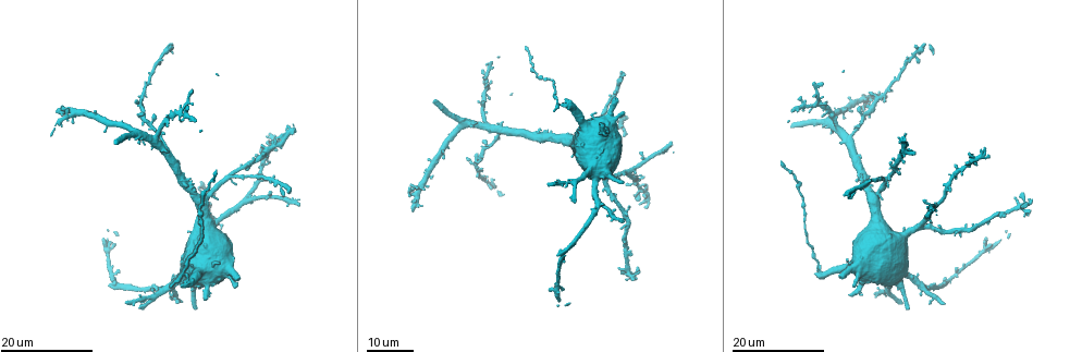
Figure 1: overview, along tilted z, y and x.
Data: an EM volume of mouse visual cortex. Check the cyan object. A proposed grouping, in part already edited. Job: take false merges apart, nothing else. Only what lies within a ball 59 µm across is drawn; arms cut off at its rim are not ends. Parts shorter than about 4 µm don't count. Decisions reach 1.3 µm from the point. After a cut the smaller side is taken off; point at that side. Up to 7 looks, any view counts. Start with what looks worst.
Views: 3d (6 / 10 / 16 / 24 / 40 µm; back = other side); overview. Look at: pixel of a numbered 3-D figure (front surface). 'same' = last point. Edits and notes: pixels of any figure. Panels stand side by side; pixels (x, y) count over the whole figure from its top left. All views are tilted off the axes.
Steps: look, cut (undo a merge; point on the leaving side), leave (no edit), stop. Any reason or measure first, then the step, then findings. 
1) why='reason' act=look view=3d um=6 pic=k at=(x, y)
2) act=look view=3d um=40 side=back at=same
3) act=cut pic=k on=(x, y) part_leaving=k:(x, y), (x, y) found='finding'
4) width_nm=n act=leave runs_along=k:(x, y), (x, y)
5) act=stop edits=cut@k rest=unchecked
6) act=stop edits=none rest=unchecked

act=look view=3d um=16 pic=1 at=(816, 101)

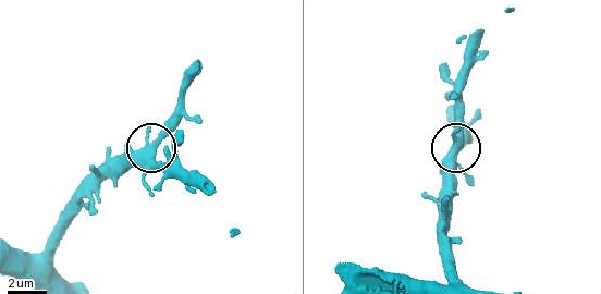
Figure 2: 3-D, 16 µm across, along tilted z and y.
act=look view=3d um=10 pic=2 at=(151, 148)

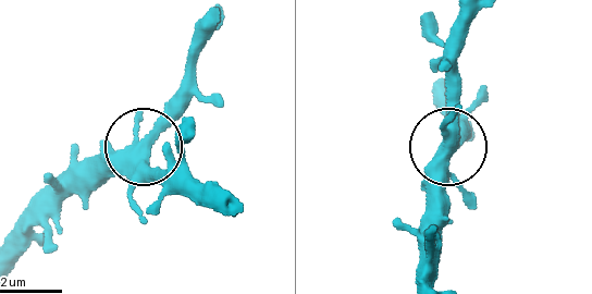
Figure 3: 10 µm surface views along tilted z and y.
act=leave found='all the same cell'

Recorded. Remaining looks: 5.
why='small branch off a trunk' act=look view=3d um=16 pic=1 at=(248, 197)

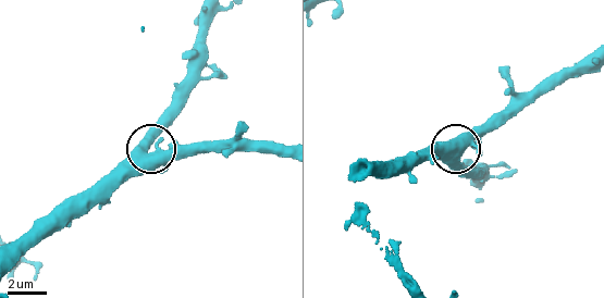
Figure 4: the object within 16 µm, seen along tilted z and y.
act=look view=3d um=10 pic=4 at=(145, 153)

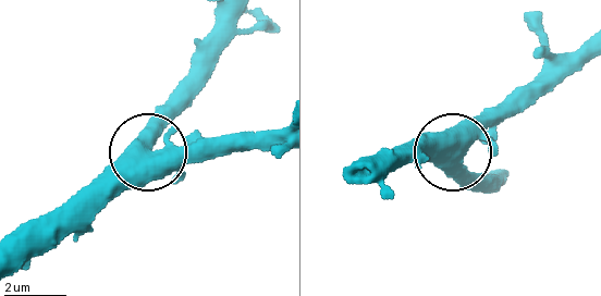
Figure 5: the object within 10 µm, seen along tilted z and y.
act=look view=3d um=10 side=back pic=5 at=(455, 159)

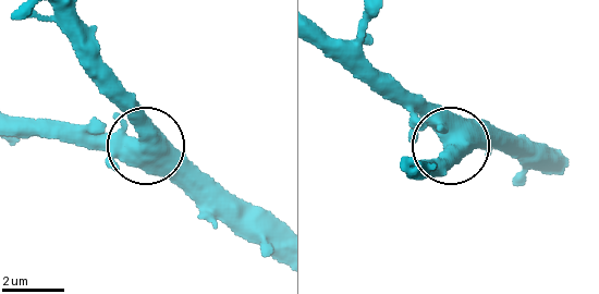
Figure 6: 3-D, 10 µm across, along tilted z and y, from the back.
side_arm_um=13 act=leave runs_along=6:(276, 254), (206, 211), (145, 148), (72, 142) found='all the same cell'

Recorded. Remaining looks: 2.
why='four-way junction' act=look view=3d um=24 pic=1 at=(229, 176)

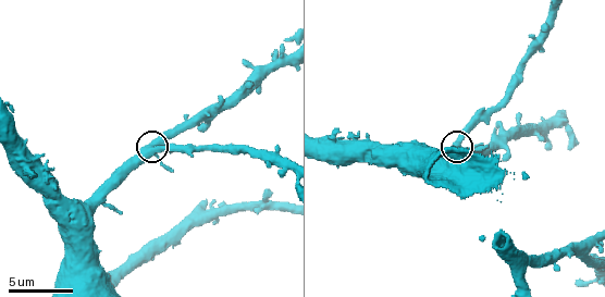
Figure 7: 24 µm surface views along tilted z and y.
act=look view=3d um=6 pic=7 at=(152, 151)

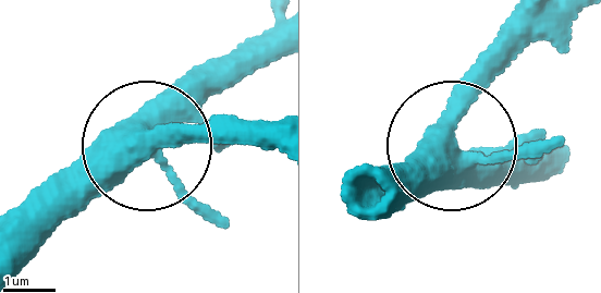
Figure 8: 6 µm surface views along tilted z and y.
side_arm_um=18 act=leave runs_along=8:(393, 168), (442, 154), (556, 12) found='one cell here'

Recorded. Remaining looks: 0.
act=stop edits=none rest=unchecked

